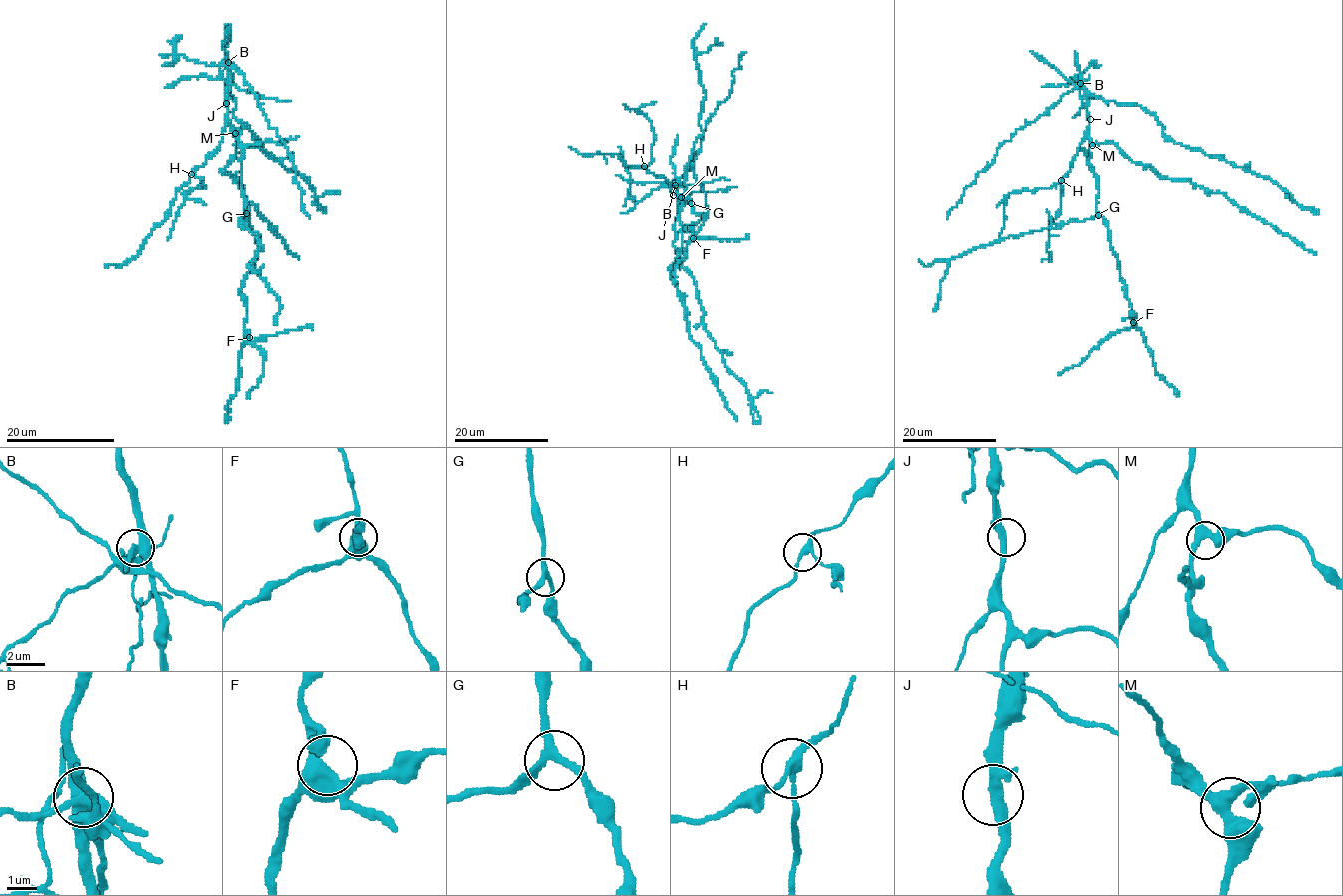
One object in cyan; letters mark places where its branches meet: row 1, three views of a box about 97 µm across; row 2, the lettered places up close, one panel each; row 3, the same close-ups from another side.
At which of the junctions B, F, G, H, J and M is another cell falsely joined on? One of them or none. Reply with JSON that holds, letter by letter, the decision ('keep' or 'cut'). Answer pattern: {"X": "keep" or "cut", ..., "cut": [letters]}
{"B": "cut", "F": "keep", "G": "keep", "H": "keep", "J": "keep", "M": "keep", "cut": ["B"]}

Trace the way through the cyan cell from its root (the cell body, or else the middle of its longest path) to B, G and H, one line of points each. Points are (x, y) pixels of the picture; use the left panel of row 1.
B: (227, 103), (228, 62)
G: (227, 103), (227, 122), (243, 155), (242, 193), (246, 213)
H: (227, 103), (227, 126), (221, 141), (206, 161), (191, 174)

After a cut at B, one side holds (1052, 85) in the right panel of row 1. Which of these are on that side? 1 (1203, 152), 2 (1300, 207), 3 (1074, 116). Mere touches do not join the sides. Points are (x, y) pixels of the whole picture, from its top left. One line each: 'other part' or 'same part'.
1: same part
2: same part
3: same part

